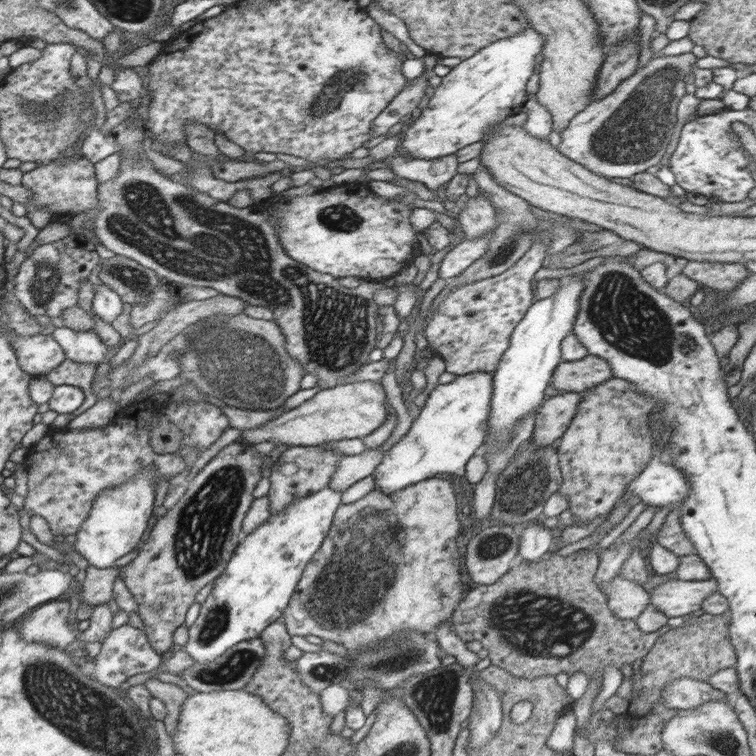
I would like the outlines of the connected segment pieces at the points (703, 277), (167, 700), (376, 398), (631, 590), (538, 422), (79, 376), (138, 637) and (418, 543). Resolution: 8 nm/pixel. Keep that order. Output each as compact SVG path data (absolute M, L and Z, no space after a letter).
M690 260L684 262L682 273L688 278L724 292L731 294L733 290L749 275L745 263L733 262L698 262Z
M149 679L144 686L151 692L152 696L159 698L168 708L165 717L166 732L172 736L179 721L182 703L189 697L188 693L180 686L173 683L164 683L158 679Z
M378 377L376 380L341 384L320 389L310 400L293 406L260 428L242 430L236 442L258 445L273 442L276 445L317 446L343 439L362 438L372 434L389 415L386 393Z
M619 575L606 580L599 589L607 596L608 606L616 618L635 620L651 602L651 595L646 587Z
M575 392L556 395L544 401L535 414L532 442L538 448L552 446L555 440L564 435L575 418L580 401L580 394Z
M67 359L46 375L48 382L54 386L76 386L88 394L88 402L84 402L84 406L79 406L72 412L73 418L92 407L100 397L99 394L92 391L96 371L95 364L78 364Z
M129 623L114 629L103 640L100 653L94 659L94 672L90 677L100 681L104 686L118 689L120 684L134 674L152 672L161 665L161 655L150 646L143 629L135 628Z
M432 477L394 491L392 494L386 495L382 491L374 489L356 502L349 504L341 503L335 512L327 537L323 540L318 552L306 565L295 593L292 595L288 606L283 610L282 620L291 636L306 637L308 635L316 635L316 638L322 638L324 642L342 644L349 652L353 650L360 652L361 650L375 648L375 646L379 646L381 642L385 642L385 640L391 638L395 632L402 628L410 628L426 636L429 636L429 634L434 636L439 624L451 618L451 614L455 612L459 602L462 600L463 590L459 570L460 556L458 554L458 536L461 534L460 528L462 526L458 519L458 500L456 500L452 483L450 480Z

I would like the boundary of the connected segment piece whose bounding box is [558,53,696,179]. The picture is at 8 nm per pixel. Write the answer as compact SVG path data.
M692 53L680 56L654 56L645 66L638 68L632 76L622 80L608 96L588 104L586 109L576 114L571 123L561 132L562 141L558 150L570 160L584 165L590 172L606 178L630 178L656 166L672 142L676 126L676 113L681 98L685 94L684 76L692 72L696 56Z

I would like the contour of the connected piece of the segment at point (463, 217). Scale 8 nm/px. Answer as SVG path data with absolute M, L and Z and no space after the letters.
M483 192L479 193L476 199L470 198L464 209L458 210L461 230L465 236L464 238L468 240L481 238L487 232L493 232L497 225L495 208Z

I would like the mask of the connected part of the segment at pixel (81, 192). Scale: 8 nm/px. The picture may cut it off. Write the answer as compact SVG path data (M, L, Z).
M87 158L58 159L23 173L22 185L34 193L34 205L44 207L52 215L71 212L73 215L91 210L97 205L96 173L94 163Z

